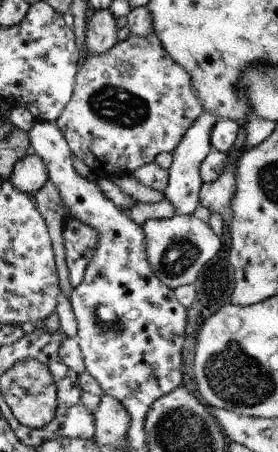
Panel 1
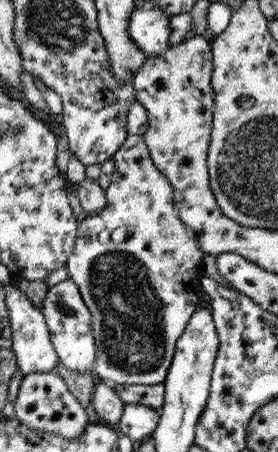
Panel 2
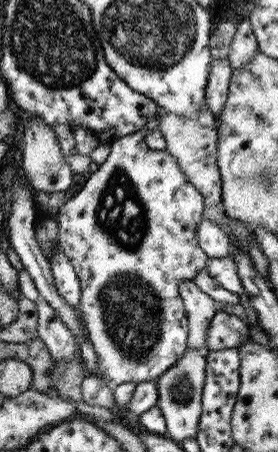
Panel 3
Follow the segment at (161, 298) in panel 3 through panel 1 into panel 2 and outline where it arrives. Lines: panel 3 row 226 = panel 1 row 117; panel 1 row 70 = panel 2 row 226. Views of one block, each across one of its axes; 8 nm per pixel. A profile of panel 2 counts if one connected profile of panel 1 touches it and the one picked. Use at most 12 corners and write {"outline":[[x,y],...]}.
{"outline":[[143,136],[113,154],[67,278],[97,382],[157,386],[203,250]]}

